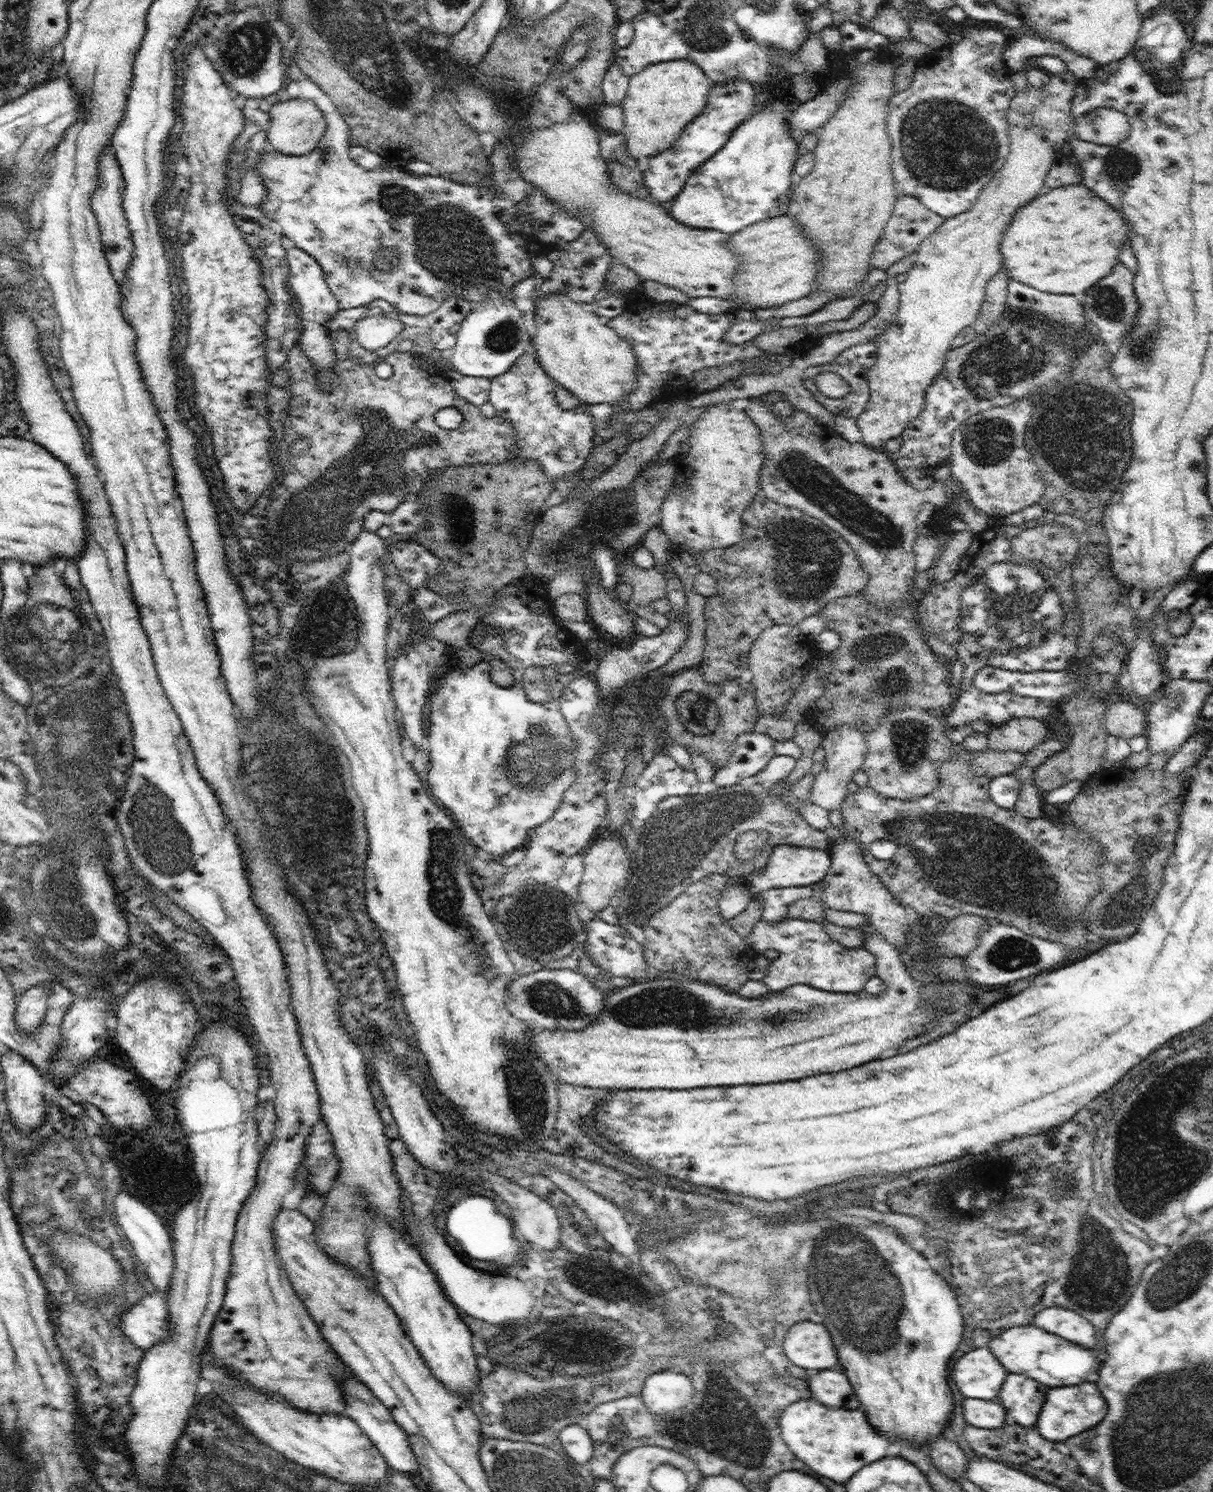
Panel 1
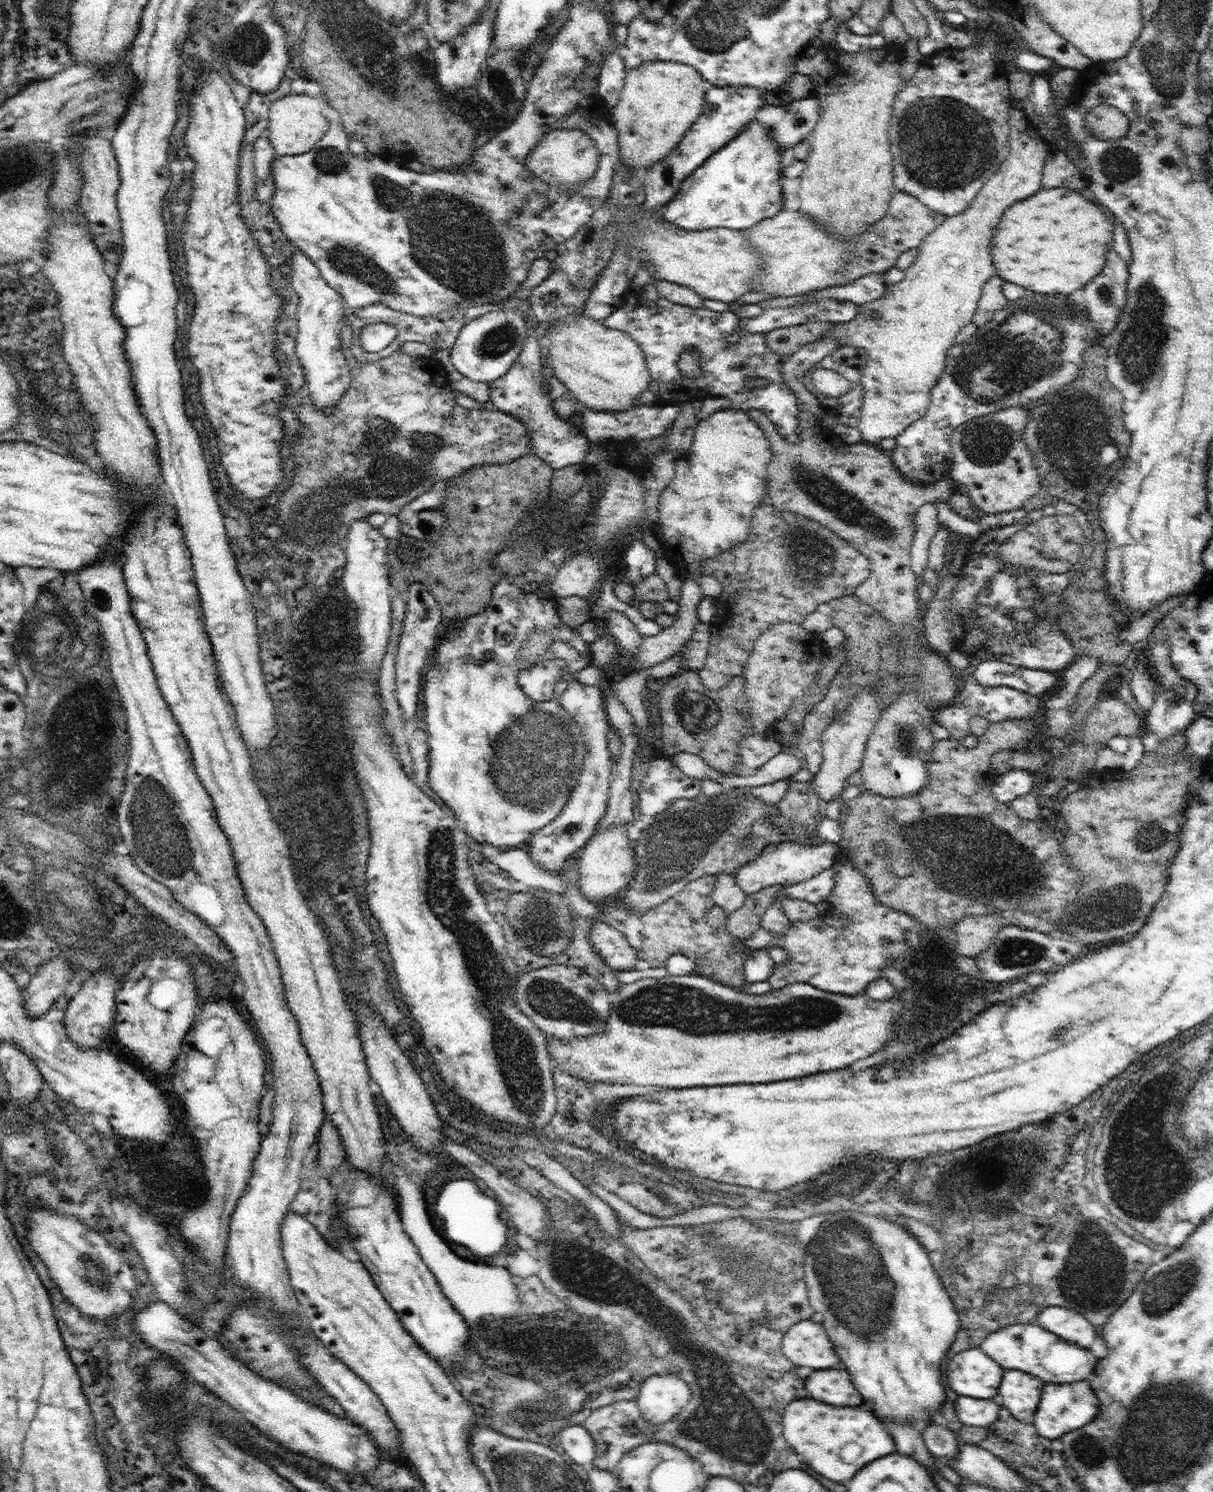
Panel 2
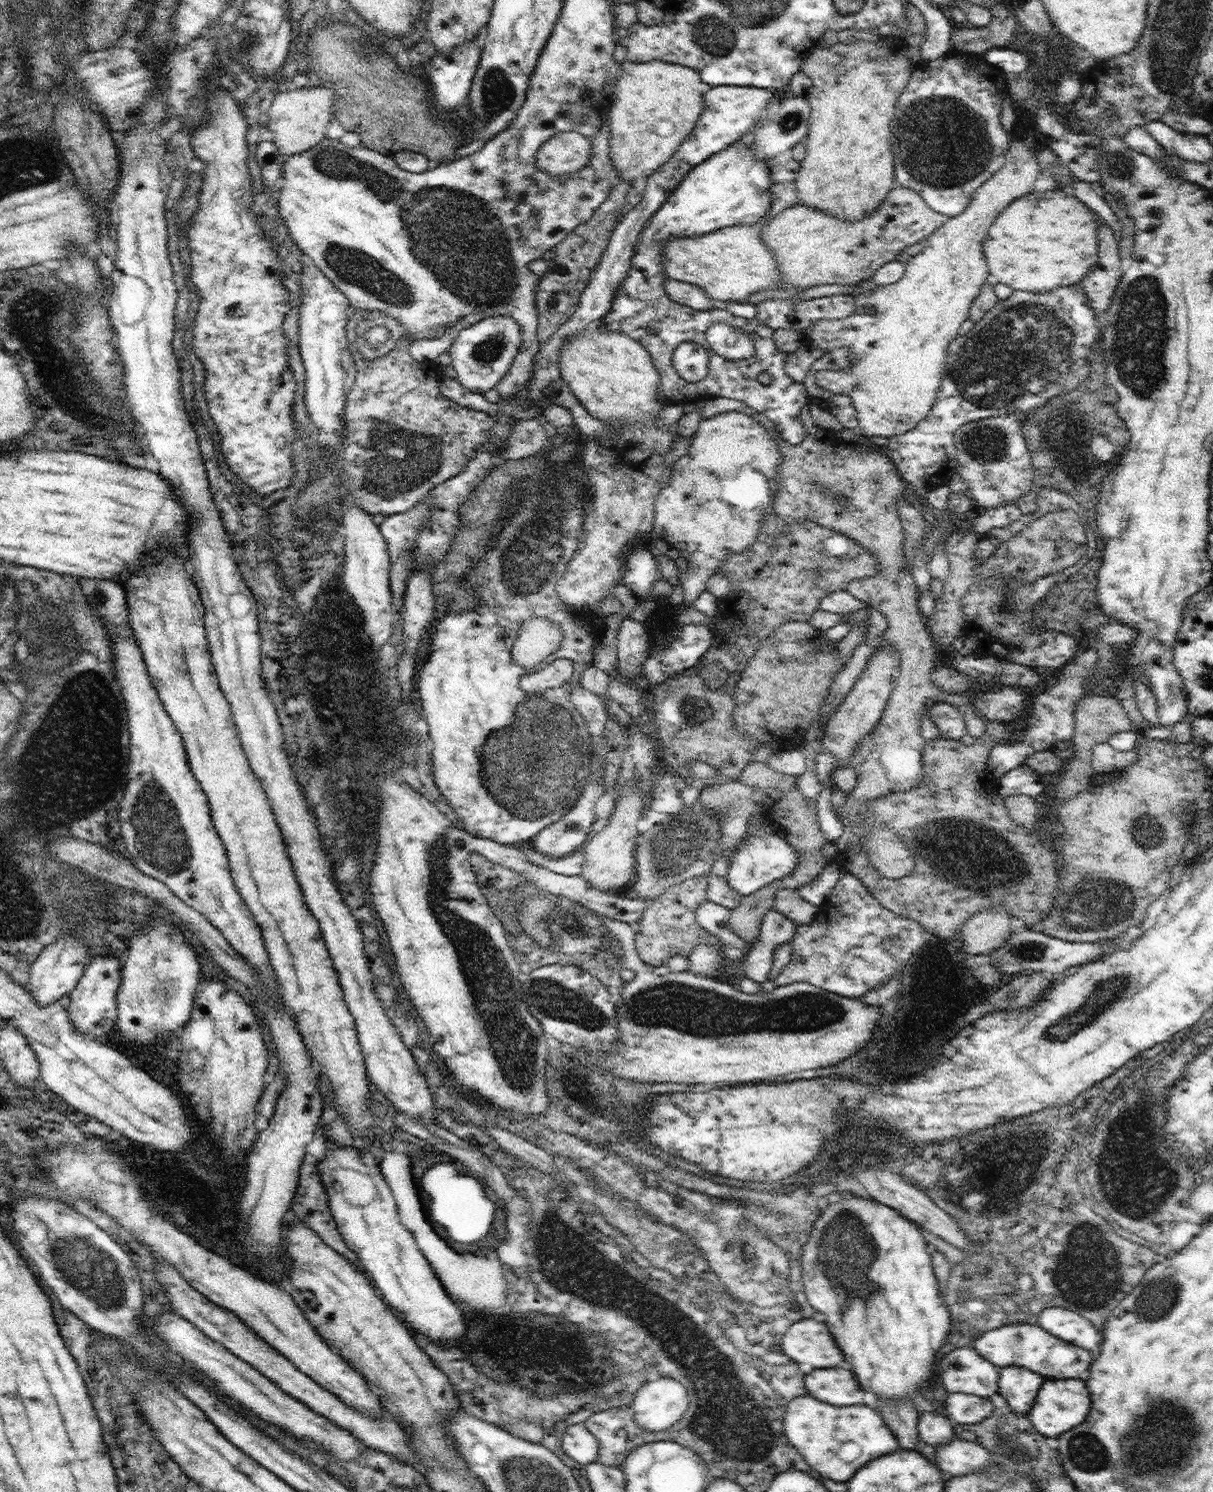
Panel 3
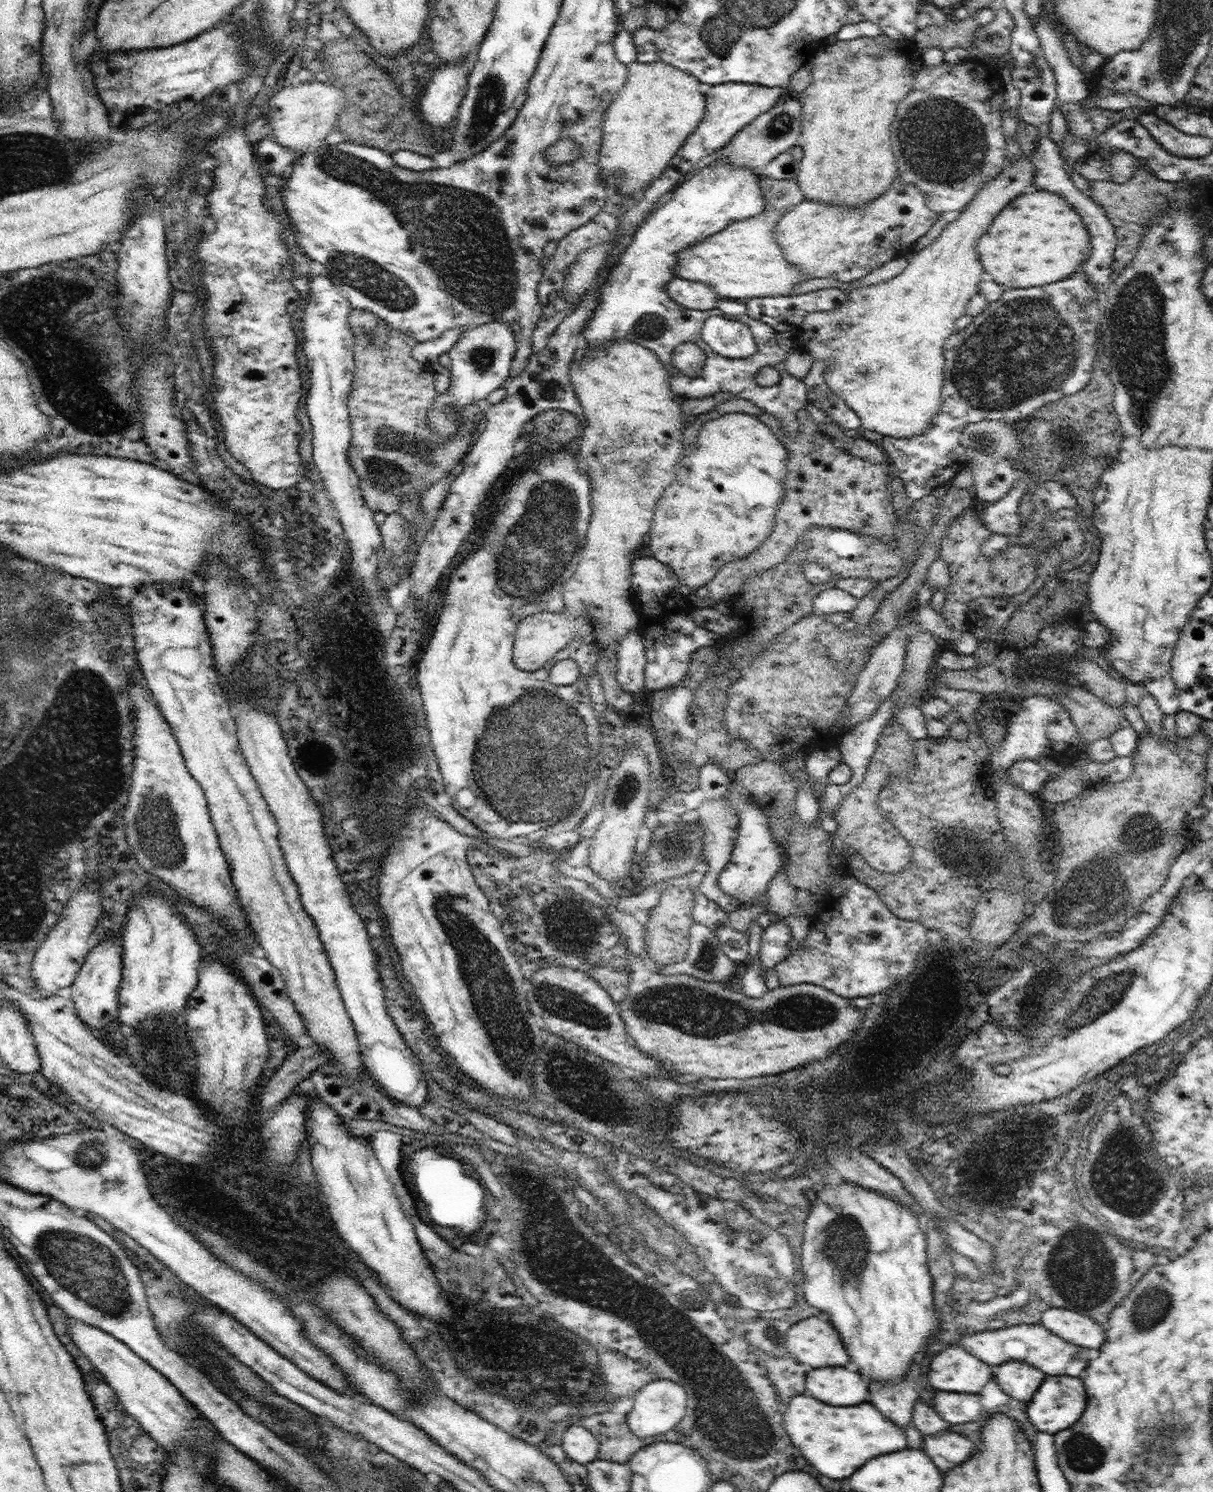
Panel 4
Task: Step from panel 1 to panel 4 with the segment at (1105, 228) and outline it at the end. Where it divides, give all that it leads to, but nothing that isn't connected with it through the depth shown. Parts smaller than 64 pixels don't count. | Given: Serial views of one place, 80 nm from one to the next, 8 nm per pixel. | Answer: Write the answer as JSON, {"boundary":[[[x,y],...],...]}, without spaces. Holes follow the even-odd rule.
{"boundary":[[[1045,190],[1029,192],[1032,194],[1022,194],[1008,204],[977,244],[985,275],[992,276],[1004,289],[1036,288],[1066,280],[1084,266],[1091,253],[1086,224],[1064,198]]]}

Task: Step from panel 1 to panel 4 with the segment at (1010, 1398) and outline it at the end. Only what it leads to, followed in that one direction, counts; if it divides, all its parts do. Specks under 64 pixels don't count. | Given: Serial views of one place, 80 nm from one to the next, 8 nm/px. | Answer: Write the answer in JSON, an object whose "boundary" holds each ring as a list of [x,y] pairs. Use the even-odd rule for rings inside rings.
{"boundary":[[[1014,1358],[998,1365],[994,1373],[1000,1388],[1023,1407],[1030,1403],[1032,1396],[1047,1377],[1042,1370]]]}

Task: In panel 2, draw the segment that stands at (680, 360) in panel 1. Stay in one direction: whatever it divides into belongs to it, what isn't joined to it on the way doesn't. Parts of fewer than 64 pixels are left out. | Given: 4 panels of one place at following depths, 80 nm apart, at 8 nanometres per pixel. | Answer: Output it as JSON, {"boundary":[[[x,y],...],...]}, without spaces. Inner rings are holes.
{"boundary":[[[640,264],[633,268],[634,279],[630,280],[628,288],[623,294],[622,306],[619,306],[608,318],[604,319],[607,327],[621,330],[629,334],[642,349],[645,356],[646,369],[650,373],[650,386],[645,394],[640,396],[640,404],[647,406],[681,405],[684,401],[700,401],[708,397],[724,397],[730,401],[740,404],[742,411],[760,410],[768,416],[768,419],[776,425],[779,434],[788,440],[788,443],[794,444],[800,442],[800,431],[798,430],[799,415],[798,403],[796,403],[796,394],[790,391],[790,388],[784,383],[782,368],[784,356],[776,354],[765,345],[764,332],[747,332],[741,328],[741,319],[737,314],[731,311],[715,312],[706,308],[693,309],[670,302],[658,294],[656,290],[657,279],[650,268],[645,264]],[[734,332],[741,334],[738,345],[729,345],[727,338]],[[686,347],[698,348],[700,354],[700,369],[702,373],[697,378],[689,379],[678,368],[680,354],[686,350]],[[764,378],[767,381],[767,387],[746,387],[748,382]]]}

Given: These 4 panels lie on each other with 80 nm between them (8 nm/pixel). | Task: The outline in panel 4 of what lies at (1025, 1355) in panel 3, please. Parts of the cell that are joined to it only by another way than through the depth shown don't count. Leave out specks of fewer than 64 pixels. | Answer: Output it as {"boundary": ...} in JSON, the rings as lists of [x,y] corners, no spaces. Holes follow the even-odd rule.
{"boundary":[[[1041,1323],[1036,1326],[1010,1326],[1010,1328],[1004,1330],[986,1330],[981,1331],[980,1334],[962,1336],[962,1339],[958,1339],[958,1346],[971,1352],[975,1357],[978,1357],[981,1362],[986,1362],[986,1365],[998,1366],[1010,1361],[1010,1358],[1014,1358],[1014,1360],[1029,1363],[1047,1375],[1058,1376],[1067,1374],[1072,1377],[1082,1377],[1090,1362],[1088,1360],[1088,1348],[1064,1341],[1060,1336],[1050,1333],[1050,1330]]]}

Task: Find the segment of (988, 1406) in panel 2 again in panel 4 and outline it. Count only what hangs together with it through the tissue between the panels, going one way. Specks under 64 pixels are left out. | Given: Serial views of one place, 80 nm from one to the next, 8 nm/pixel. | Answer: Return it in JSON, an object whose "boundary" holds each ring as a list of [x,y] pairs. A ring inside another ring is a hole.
{"boundary":[[[935,1390],[930,1405],[951,1425],[976,1421],[986,1415],[977,1394]]]}

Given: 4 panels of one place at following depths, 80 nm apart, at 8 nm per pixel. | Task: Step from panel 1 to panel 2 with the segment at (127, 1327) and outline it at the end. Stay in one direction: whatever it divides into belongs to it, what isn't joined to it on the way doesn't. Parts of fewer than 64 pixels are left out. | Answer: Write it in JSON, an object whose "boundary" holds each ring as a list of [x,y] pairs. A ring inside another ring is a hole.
{"boundary":[[[153,1302],[137,1313],[133,1321],[136,1334],[148,1347],[169,1354],[183,1366],[190,1378],[241,1412],[262,1434],[267,1434],[292,1453],[303,1454],[308,1459],[333,1466],[346,1474],[372,1471],[383,1460],[378,1448],[375,1448],[374,1439],[352,1420],[330,1414],[322,1407],[298,1397],[285,1386],[264,1378],[225,1350],[214,1336],[184,1320],[180,1312],[165,1302]]]}

